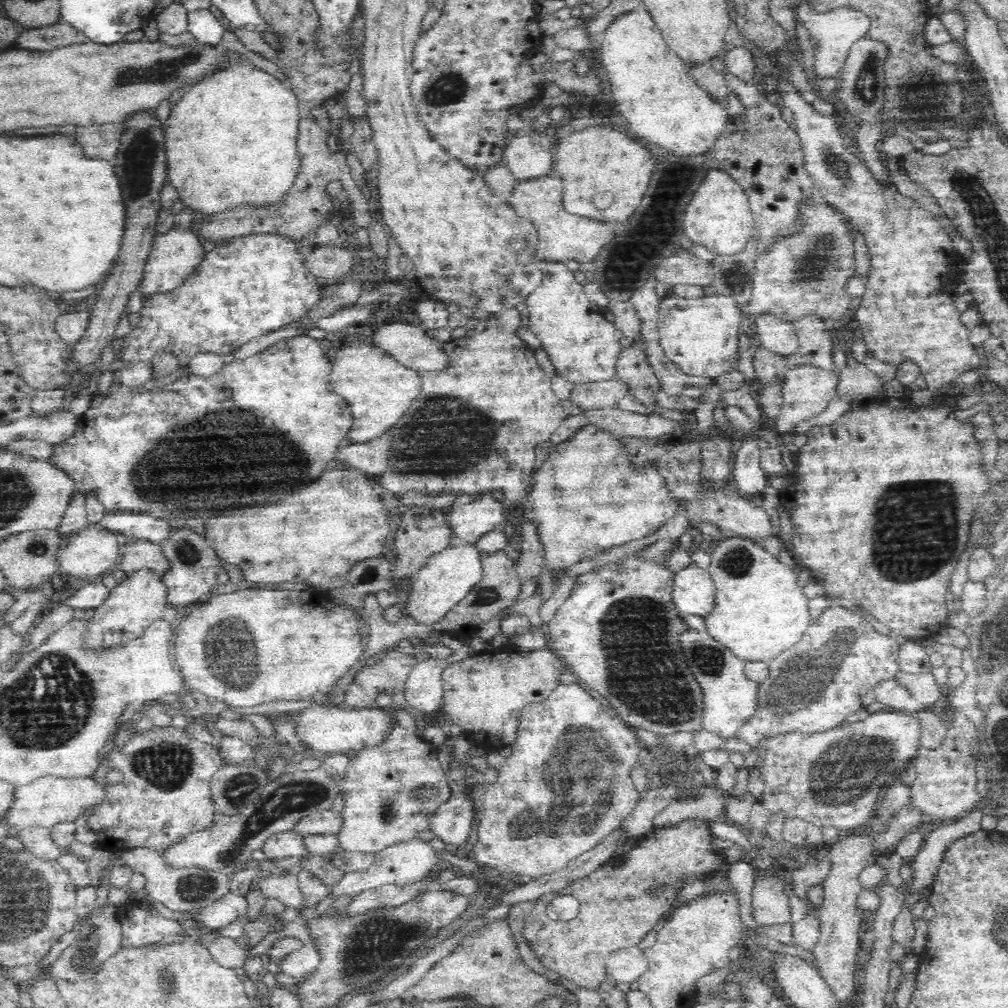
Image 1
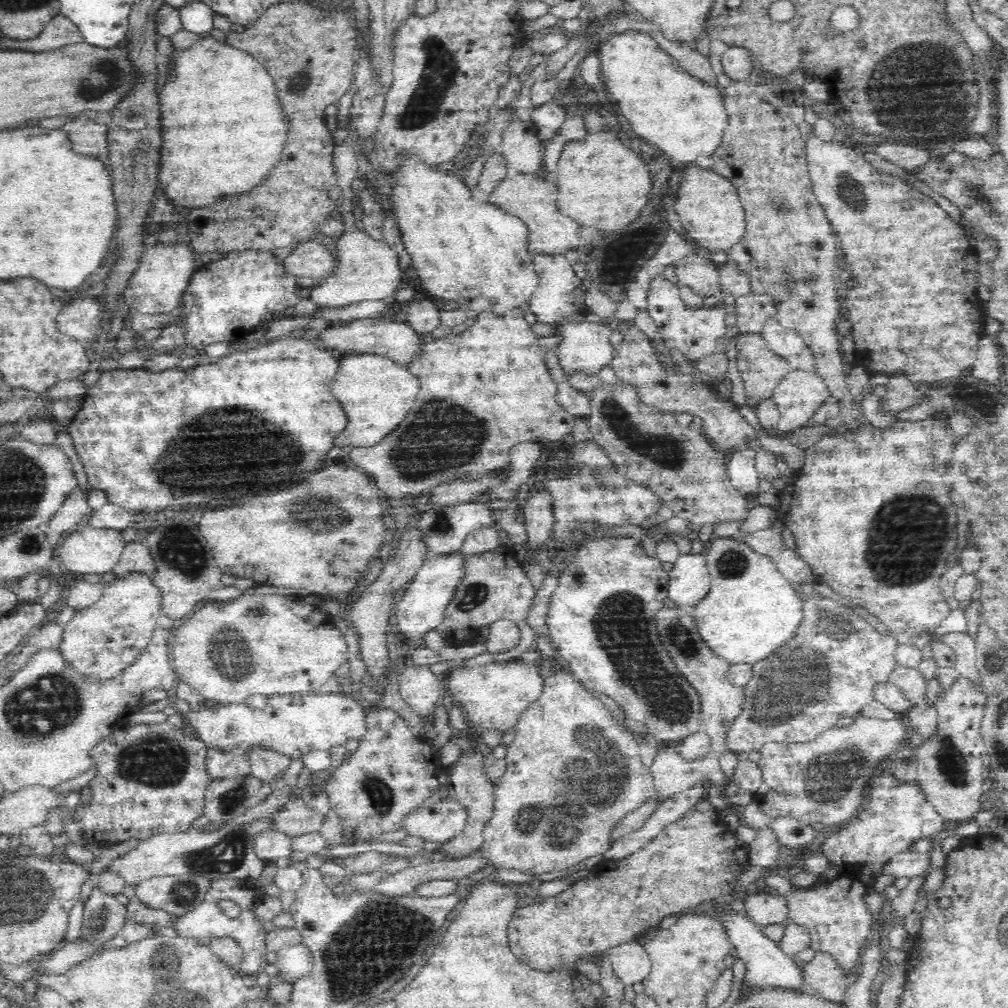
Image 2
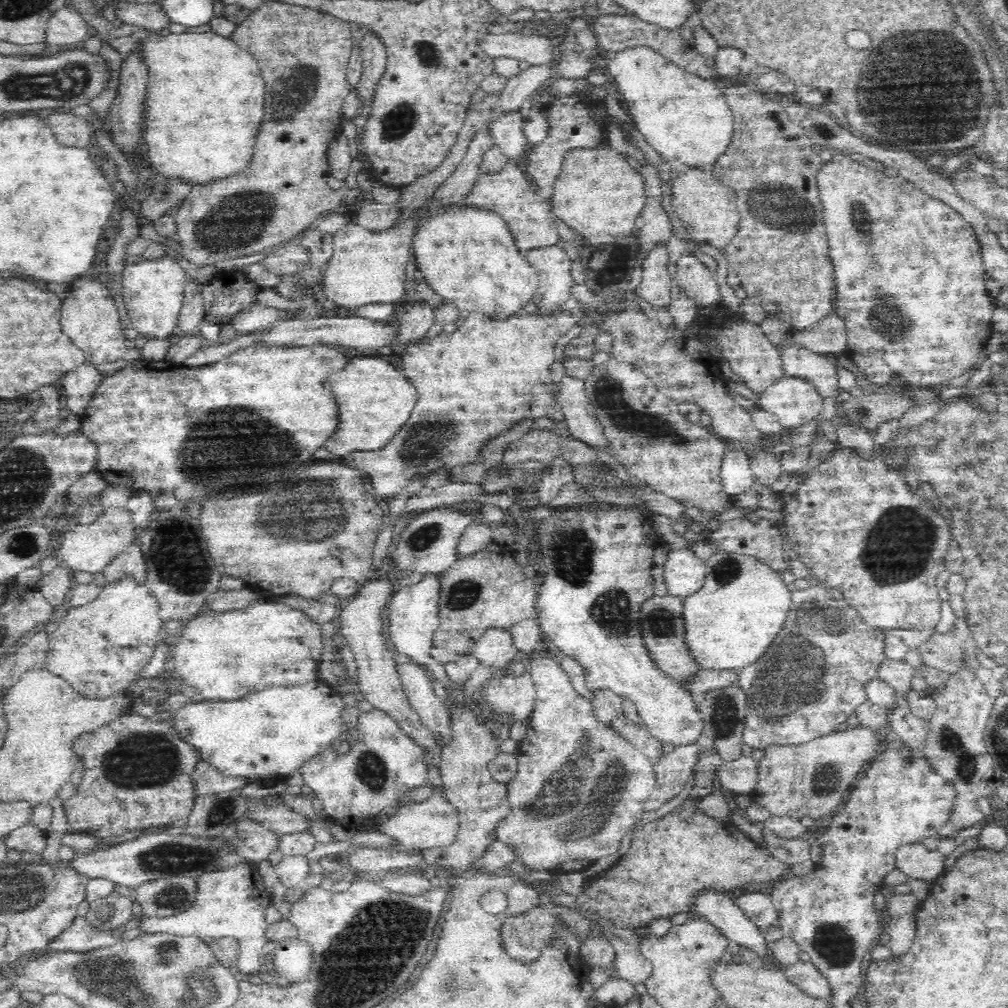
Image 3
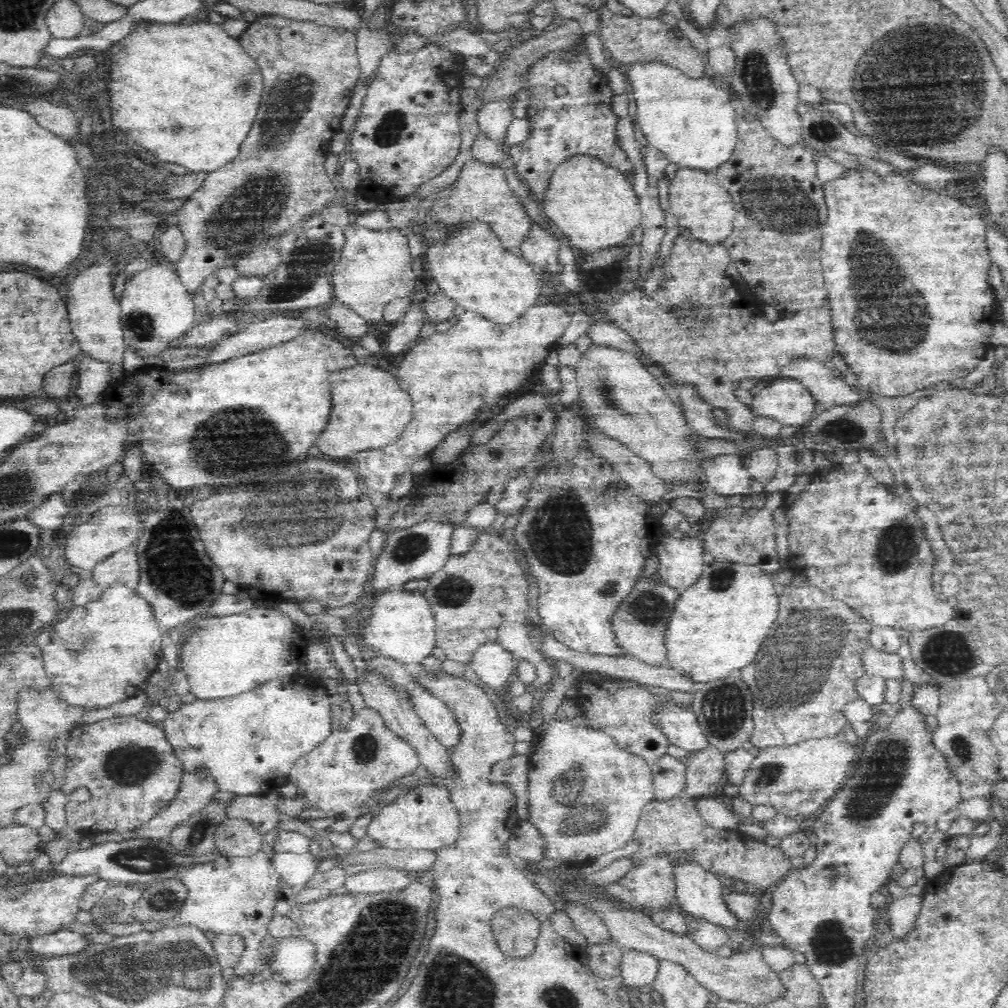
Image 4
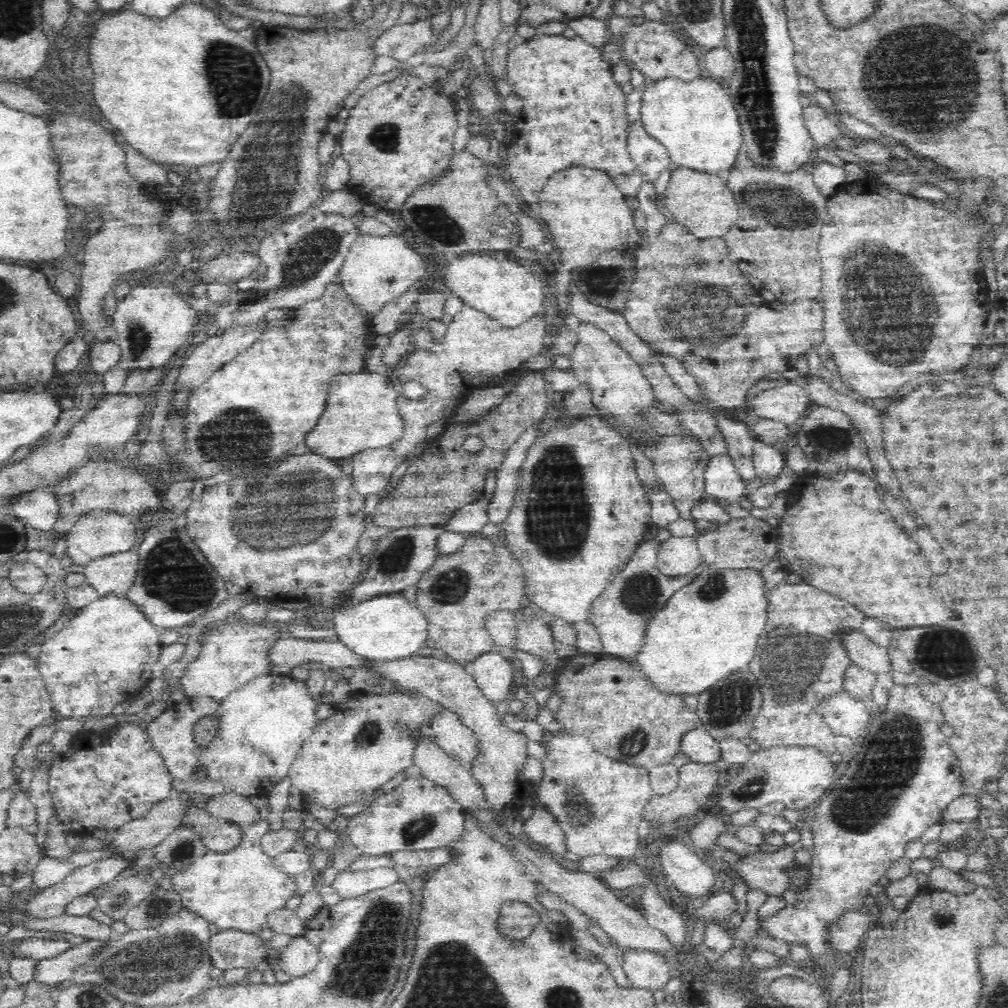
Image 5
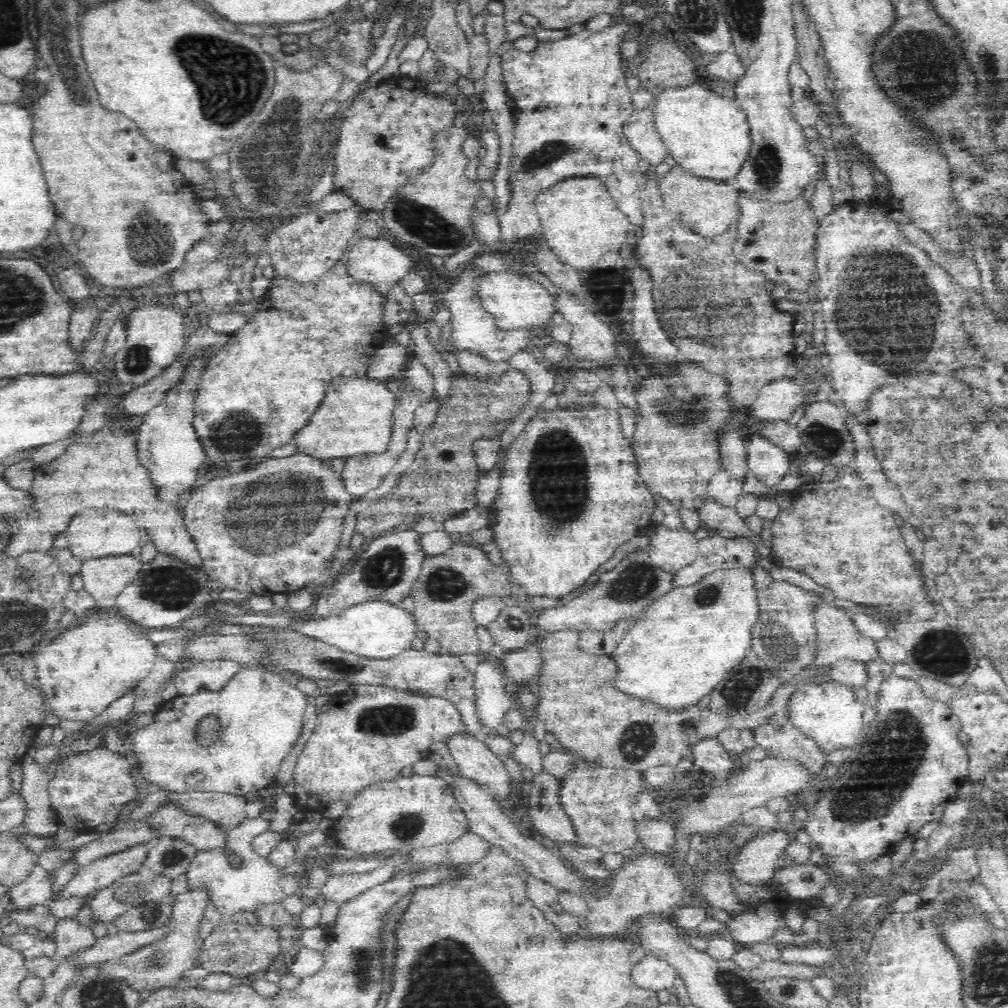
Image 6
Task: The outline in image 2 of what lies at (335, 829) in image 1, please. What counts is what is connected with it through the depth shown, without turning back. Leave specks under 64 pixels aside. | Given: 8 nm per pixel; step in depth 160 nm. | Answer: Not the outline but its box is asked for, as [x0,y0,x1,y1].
[272,795,325,839]

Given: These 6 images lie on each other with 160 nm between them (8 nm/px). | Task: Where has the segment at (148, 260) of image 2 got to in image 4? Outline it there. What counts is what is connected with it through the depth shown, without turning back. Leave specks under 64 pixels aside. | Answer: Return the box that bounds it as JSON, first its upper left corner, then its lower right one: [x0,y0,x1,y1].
[120,261,194,368]

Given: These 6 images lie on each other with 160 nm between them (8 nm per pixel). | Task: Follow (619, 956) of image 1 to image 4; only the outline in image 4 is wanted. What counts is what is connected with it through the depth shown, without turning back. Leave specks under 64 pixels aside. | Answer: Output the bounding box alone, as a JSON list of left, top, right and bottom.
[621,947,660,989]

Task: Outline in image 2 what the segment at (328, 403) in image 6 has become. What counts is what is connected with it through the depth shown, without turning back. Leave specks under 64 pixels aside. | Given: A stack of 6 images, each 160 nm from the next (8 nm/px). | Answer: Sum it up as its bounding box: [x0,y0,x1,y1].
[330,355,418,446]

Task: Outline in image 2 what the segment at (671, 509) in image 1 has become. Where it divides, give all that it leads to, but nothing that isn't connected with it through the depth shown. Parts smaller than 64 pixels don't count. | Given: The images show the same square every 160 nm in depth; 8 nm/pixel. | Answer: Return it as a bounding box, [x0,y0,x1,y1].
[538,442,662,542]

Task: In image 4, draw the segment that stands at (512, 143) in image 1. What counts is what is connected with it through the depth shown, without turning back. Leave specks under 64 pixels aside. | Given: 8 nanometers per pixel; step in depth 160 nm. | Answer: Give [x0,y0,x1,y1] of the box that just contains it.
[477,98,513,144]

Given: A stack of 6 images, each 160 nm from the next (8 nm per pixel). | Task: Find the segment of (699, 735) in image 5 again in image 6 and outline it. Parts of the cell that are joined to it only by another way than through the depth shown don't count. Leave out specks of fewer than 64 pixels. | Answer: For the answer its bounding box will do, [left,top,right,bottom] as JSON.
[693,739,739,781]

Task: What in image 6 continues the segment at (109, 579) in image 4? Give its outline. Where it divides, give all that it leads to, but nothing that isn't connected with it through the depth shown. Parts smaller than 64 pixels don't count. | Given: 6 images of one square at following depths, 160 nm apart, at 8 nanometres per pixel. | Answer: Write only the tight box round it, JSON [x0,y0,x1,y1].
[81,556,142,608]

